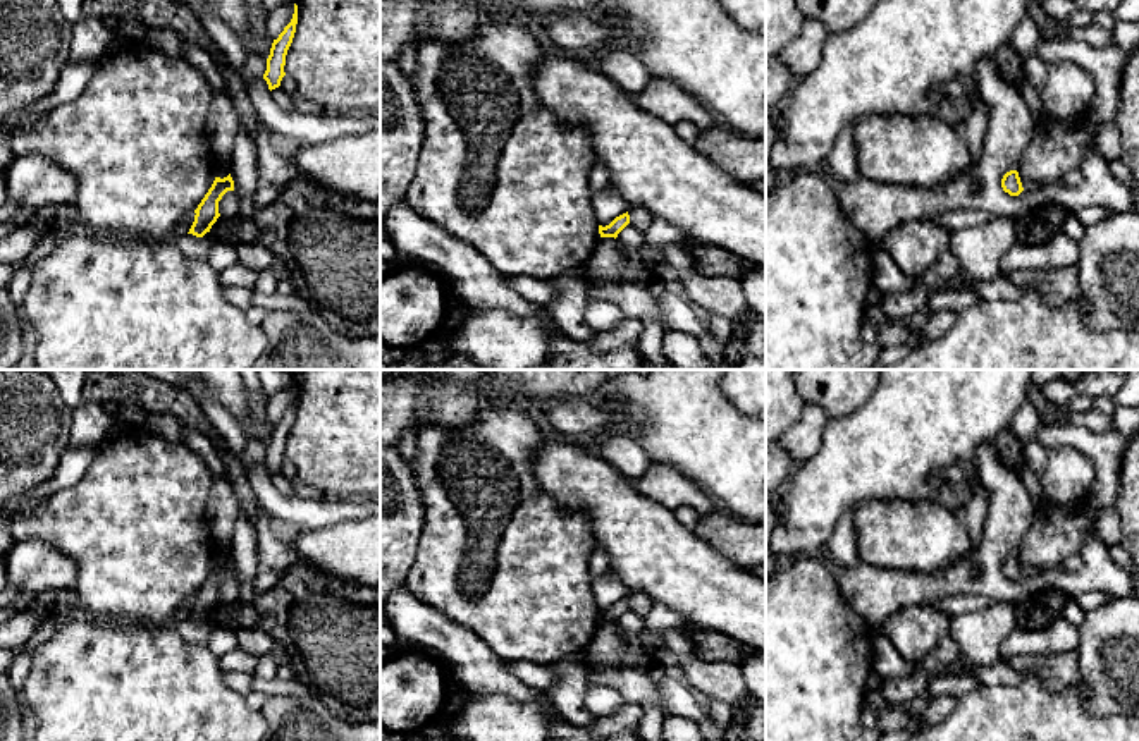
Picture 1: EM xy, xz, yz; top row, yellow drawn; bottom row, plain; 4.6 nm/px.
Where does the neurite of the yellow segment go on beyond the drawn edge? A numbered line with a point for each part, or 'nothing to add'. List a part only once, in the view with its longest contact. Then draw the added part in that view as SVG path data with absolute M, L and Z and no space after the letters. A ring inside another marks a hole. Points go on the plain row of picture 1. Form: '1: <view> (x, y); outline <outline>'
nothing to add

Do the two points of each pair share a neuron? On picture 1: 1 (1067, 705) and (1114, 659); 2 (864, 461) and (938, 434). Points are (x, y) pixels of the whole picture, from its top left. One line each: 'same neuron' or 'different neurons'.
1: different neurons
2: same neuron

